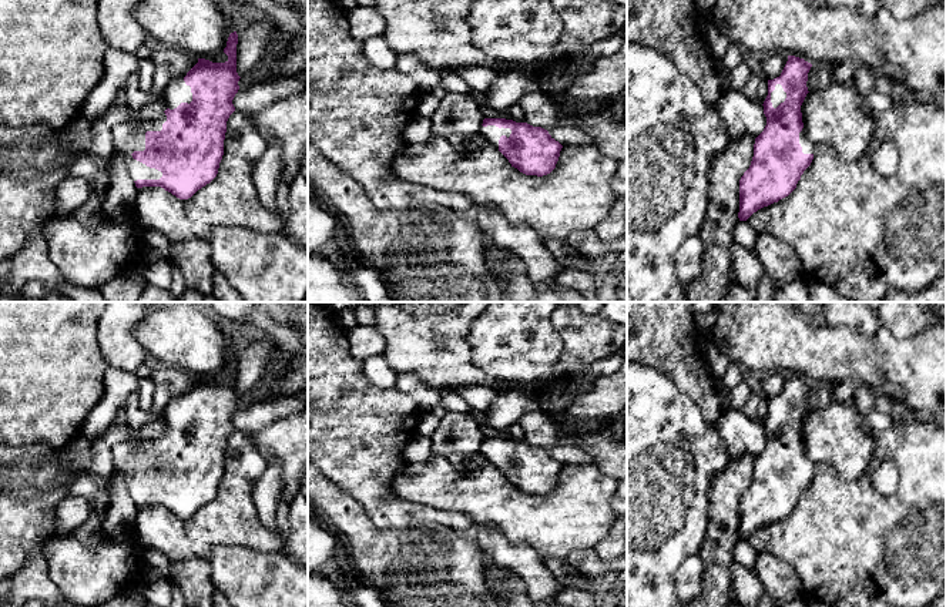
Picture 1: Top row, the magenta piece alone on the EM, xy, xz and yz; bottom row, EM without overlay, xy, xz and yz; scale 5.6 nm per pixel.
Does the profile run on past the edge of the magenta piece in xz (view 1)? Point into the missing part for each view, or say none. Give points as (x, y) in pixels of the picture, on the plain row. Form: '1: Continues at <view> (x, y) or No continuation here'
1: Continues at xz (492, 452)

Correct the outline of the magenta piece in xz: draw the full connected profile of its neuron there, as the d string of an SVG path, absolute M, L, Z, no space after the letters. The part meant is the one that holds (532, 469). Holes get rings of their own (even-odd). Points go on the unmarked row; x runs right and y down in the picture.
M484 437L479 453L526 494L550 493L563 467L547 449L506 437Z

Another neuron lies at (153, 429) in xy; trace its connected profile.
M158 417L155 420L150 420L142 427L140 427L134 437L135 440L148 440L148 439L157 439L160 437L164 430L167 429L167 425L162 417Z

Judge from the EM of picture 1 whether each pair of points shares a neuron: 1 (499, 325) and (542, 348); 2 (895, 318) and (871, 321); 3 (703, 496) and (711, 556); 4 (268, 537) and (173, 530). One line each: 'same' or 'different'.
1: same
2: different
3: different
4: same

